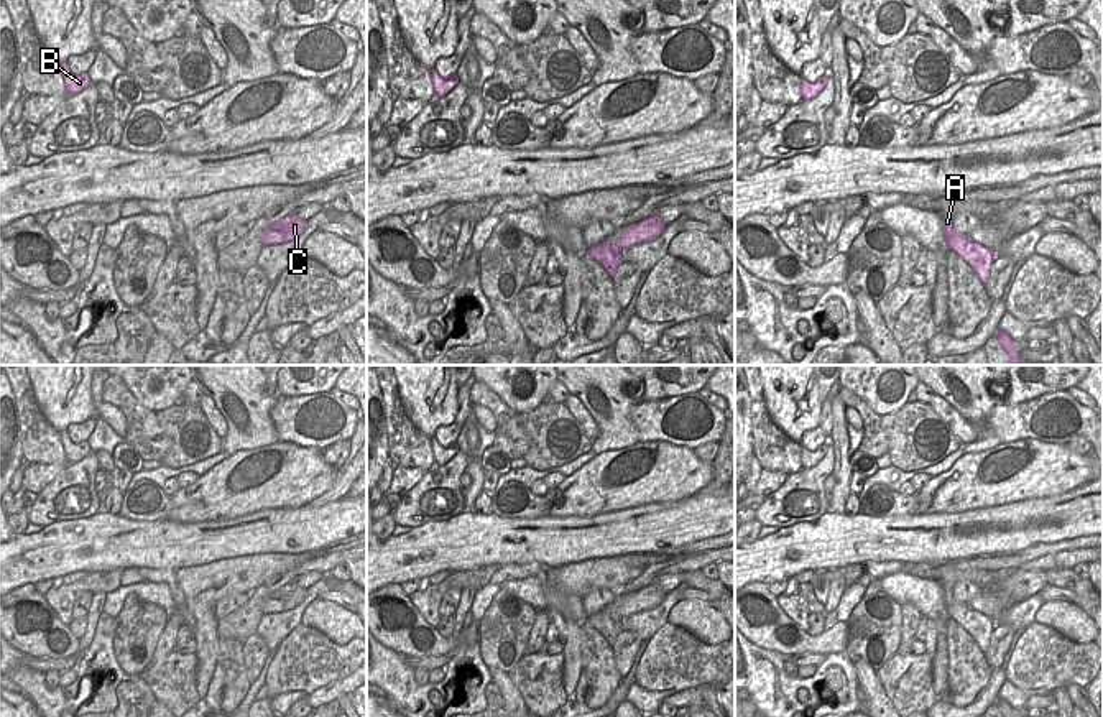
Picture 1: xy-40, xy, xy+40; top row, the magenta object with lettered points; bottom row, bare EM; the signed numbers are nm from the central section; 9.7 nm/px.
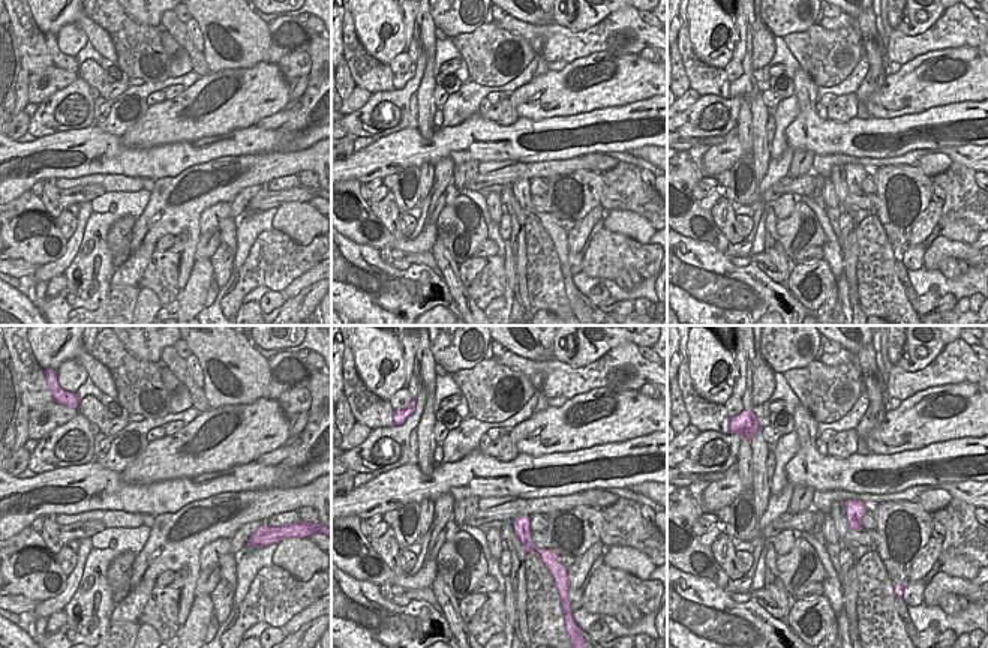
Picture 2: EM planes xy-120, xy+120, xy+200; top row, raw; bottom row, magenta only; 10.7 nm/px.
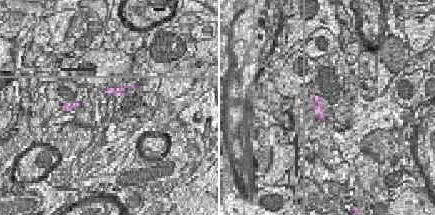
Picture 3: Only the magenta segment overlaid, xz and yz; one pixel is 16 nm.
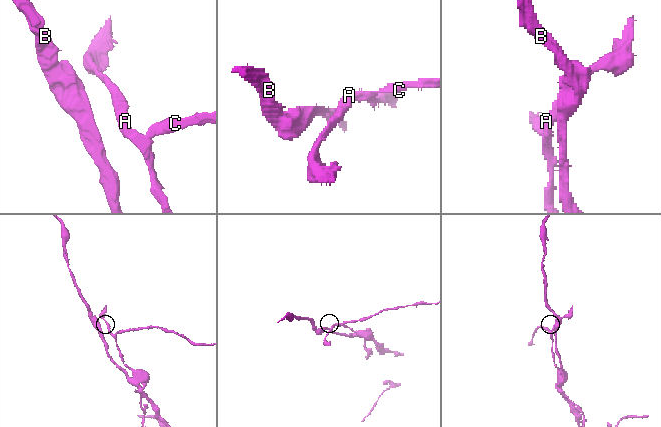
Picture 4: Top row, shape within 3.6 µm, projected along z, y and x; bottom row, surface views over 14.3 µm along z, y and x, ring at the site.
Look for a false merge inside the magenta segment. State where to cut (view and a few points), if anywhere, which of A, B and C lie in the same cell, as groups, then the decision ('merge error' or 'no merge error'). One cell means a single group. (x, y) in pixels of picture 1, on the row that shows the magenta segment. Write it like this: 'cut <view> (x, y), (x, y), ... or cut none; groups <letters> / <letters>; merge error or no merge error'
cut xy (615, 244), (623, 249); groups A B / C; merge error

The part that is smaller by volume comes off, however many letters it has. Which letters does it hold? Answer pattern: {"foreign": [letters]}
{"foreign": ["C"]}

